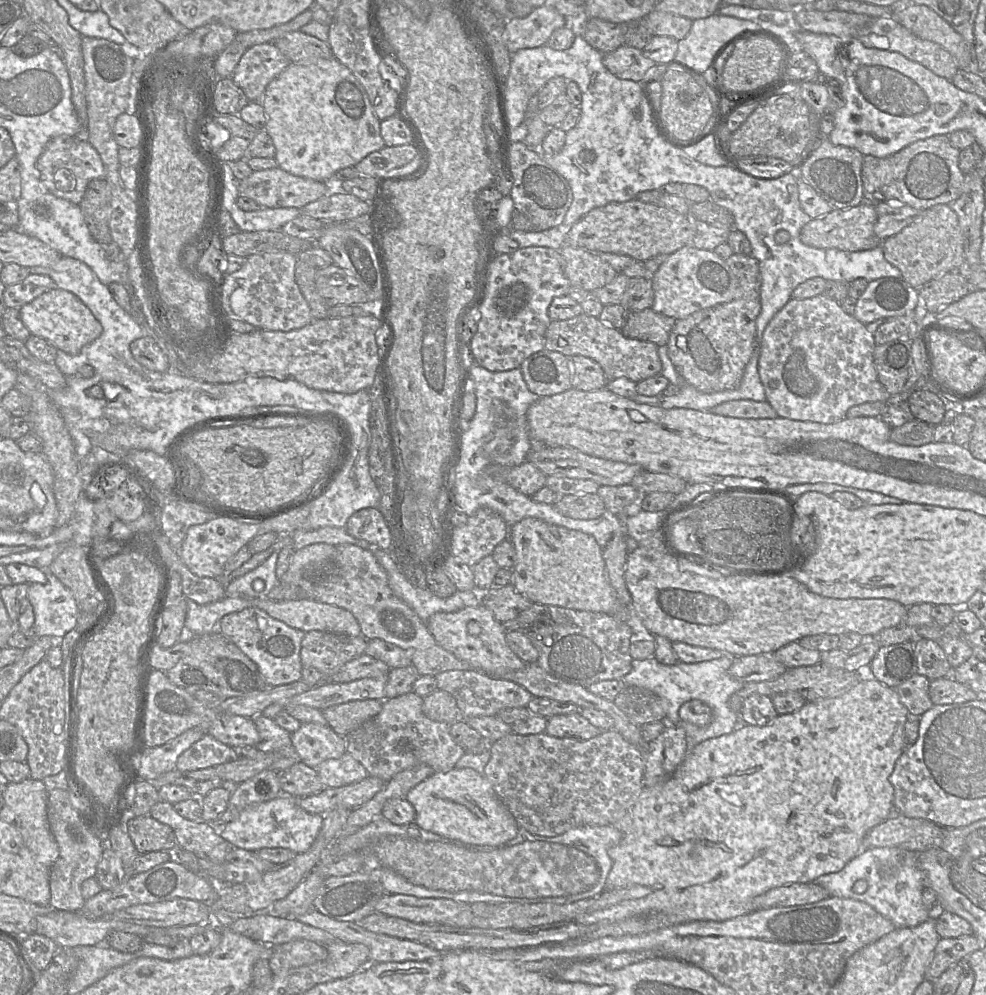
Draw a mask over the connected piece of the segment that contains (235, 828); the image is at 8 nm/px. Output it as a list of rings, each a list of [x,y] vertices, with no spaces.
[[[281,793],[272,800],[245,808],[235,820],[225,824],[220,836],[231,846],[251,852],[263,848],[285,848],[294,854],[301,854],[315,841],[323,819],[324,816],[321,814],[312,814],[303,810],[297,804],[296,798]]]

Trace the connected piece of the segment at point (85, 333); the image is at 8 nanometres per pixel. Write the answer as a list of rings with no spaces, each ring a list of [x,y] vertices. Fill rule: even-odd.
[[[60,288],[41,294],[22,306],[19,312],[31,335],[41,337],[71,355],[79,354],[102,333],[102,325],[91,310],[76,295]]]

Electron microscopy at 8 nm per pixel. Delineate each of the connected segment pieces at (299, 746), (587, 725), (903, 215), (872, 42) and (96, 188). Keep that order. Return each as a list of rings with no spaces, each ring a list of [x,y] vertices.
[[[301,723],[299,729],[290,734],[297,759],[313,769],[346,752],[345,737],[338,735],[329,725]]]
[[[577,712],[548,718],[545,733],[558,738],[588,740],[601,734],[602,730]]]
[[[879,203],[875,206],[875,210],[877,212],[877,221],[874,232],[882,241],[912,224],[923,211],[905,204],[889,203]]]
[[[895,16],[879,17],[875,19],[873,26],[869,30],[869,34],[860,36],[858,39],[867,48],[876,48],[898,52],[909,60],[923,65],[936,75],[943,77],[949,81],[952,80],[952,78],[958,71],[958,67],[954,58],[947,50],[945,50],[937,43],[923,40],[917,37],[909,30],[907,30],[903,25],[901,25]]]
[[[105,178],[91,180],[79,206],[92,237],[101,245],[108,245],[112,237],[108,225],[111,191]]]

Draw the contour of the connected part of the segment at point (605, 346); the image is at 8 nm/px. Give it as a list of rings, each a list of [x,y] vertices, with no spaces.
[[[584,313],[568,320],[551,320],[545,333],[545,349],[560,352],[568,358],[576,355],[591,358],[600,364],[609,381],[626,377],[639,383],[662,372],[656,344],[627,338],[620,330]]]

